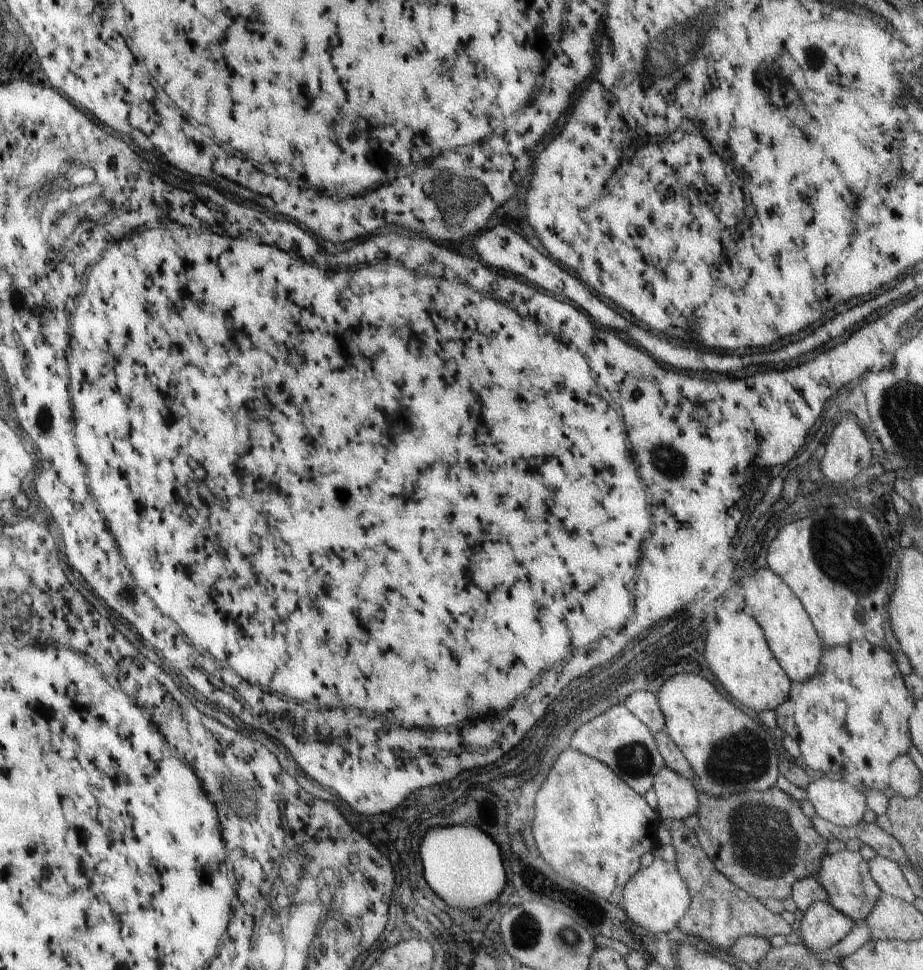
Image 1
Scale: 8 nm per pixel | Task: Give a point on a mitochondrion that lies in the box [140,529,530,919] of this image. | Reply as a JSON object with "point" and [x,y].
{"point":[242,796]}

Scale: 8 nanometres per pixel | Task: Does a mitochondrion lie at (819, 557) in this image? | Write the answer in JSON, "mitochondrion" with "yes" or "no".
{"mitochondrion":"yes"}

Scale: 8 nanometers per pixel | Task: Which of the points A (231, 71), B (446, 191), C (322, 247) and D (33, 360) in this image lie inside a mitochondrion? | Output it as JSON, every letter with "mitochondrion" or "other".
{"A":"other","B":"mitochondrion","C":"other","D":"other"}

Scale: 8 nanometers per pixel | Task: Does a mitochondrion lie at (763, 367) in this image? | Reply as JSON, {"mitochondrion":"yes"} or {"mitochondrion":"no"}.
{"mitochondrion":"no"}

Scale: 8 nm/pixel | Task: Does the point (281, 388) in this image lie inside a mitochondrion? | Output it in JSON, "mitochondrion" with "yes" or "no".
{"mitochondrion":"no"}

